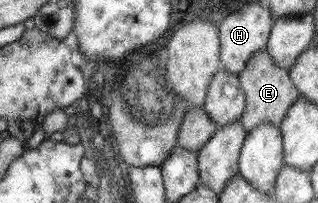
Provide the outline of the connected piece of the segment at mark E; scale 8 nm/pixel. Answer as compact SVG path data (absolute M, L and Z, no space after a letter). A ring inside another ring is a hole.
M266 48L253 55L243 71L238 73L237 78L246 97L246 109L239 118L246 132L254 129L255 126L260 126L260 123L272 123L279 127L287 109L300 97L299 92L295 89L295 84L292 83L289 69L277 67L271 57L267 55Z

